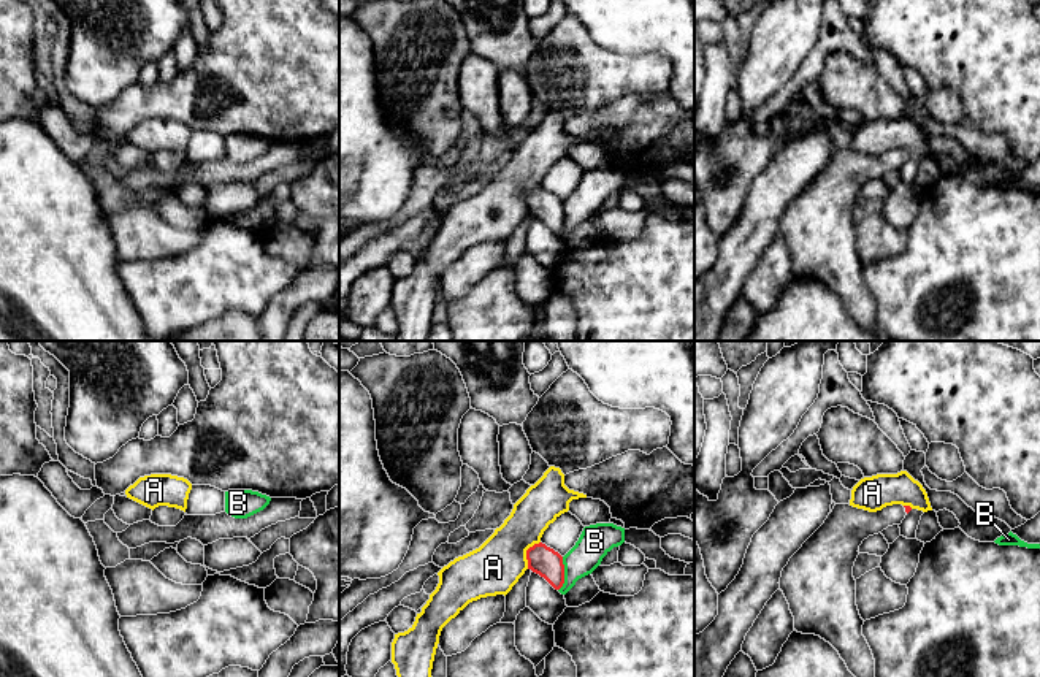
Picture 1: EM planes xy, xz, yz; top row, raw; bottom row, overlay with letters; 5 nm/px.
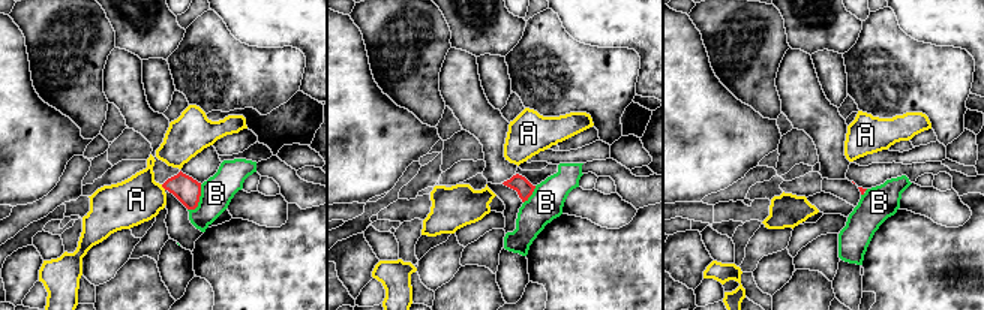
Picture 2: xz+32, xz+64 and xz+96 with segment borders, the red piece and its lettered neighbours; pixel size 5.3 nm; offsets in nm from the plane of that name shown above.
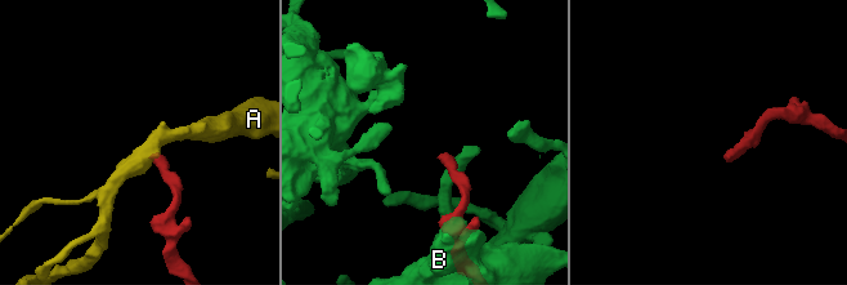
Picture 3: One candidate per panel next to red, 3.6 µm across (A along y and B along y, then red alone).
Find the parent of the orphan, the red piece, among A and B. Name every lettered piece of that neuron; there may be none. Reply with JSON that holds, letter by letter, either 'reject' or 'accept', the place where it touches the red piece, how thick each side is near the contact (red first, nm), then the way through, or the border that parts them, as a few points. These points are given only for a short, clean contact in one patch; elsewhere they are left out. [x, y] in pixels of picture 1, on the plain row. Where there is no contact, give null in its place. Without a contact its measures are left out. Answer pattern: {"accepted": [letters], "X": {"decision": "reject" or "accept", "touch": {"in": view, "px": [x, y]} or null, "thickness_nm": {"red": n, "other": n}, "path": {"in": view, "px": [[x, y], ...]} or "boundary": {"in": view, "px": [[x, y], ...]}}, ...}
{"accepted": [], "A": {"decision": "reject", "touch": {"in": "xz", "px": [527, 198]}, "thickness_nm": {"red": 150, "other": 260}}, "B": {"decision": "reject", "touch": {"in": "xz", "px": [563, 219]}, "thickness_nm": {"red": 150, "other": 160}}}

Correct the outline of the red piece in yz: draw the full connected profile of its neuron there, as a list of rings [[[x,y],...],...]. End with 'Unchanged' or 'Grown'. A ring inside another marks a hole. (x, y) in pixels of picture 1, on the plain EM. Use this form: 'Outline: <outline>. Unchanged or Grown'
Outline: [[[835,149],[824,168],[790,203],[778,227],[794,262],[794,274],[802,279],[820,281],[829,287],[864,331],[877,333],[875,304],[862,281],[864,265],[856,251],[853,211],[864,184],[888,171],[900,170],[910,155],[910,151],[902,149],[886,151],[877,157],[850,149]]]. Grown

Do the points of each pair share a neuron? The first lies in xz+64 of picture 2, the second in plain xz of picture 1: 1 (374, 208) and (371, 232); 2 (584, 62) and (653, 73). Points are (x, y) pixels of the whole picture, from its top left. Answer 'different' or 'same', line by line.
1: same
2: same

